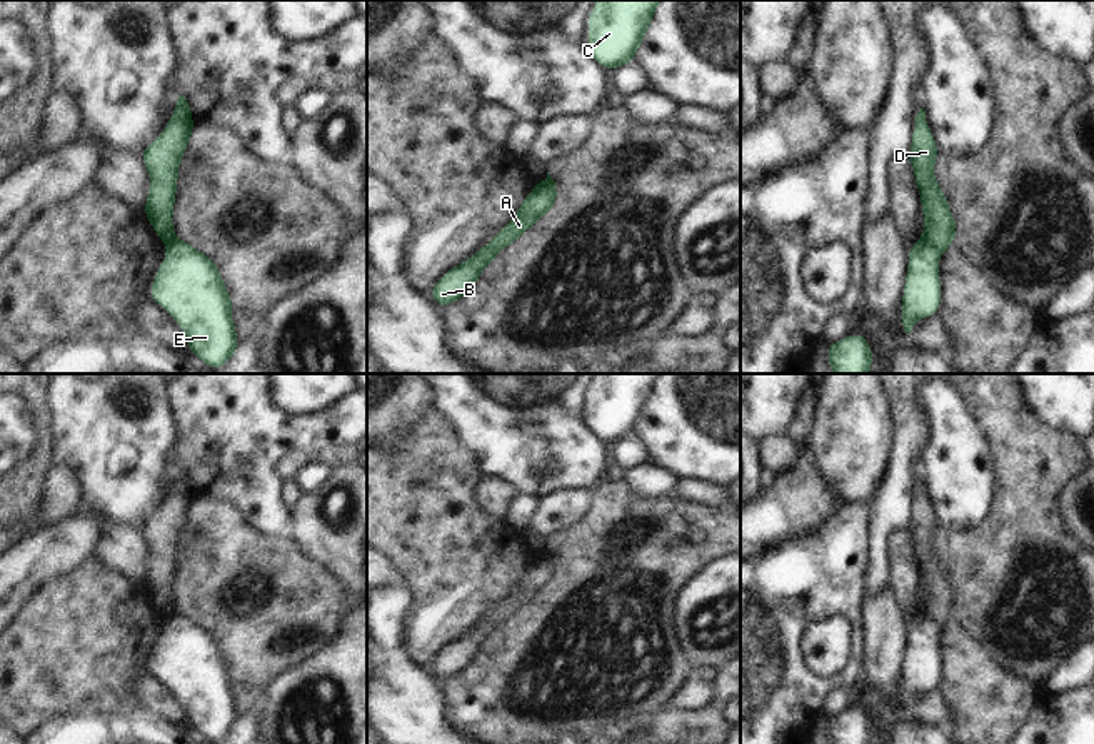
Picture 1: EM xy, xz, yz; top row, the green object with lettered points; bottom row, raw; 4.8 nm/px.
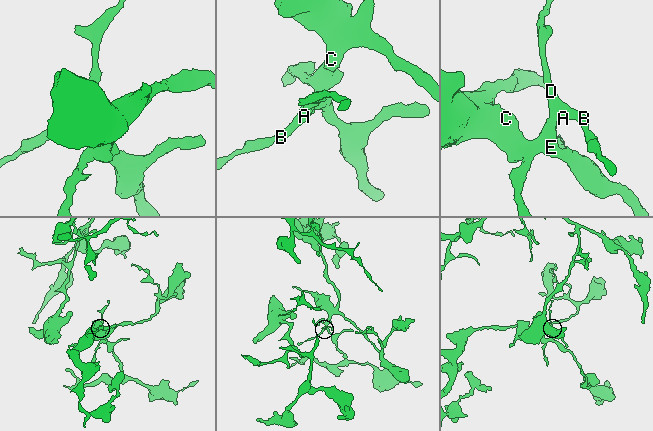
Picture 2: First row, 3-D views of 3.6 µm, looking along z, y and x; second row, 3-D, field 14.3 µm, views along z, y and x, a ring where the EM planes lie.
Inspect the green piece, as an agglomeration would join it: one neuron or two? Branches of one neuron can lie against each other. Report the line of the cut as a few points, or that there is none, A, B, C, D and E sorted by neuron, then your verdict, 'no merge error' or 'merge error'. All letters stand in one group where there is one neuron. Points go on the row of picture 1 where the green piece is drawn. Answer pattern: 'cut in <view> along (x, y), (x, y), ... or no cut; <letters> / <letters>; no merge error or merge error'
cut in yz along (921, 239), (939, 254); A B D / C E; merge error

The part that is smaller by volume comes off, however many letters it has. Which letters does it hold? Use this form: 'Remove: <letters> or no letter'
Remove: A, B, D

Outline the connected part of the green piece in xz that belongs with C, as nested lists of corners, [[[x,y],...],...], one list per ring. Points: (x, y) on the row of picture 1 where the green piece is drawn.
[[[597,0],[587,20],[589,48],[594,60],[607,70],[632,63],[660,2]]]

